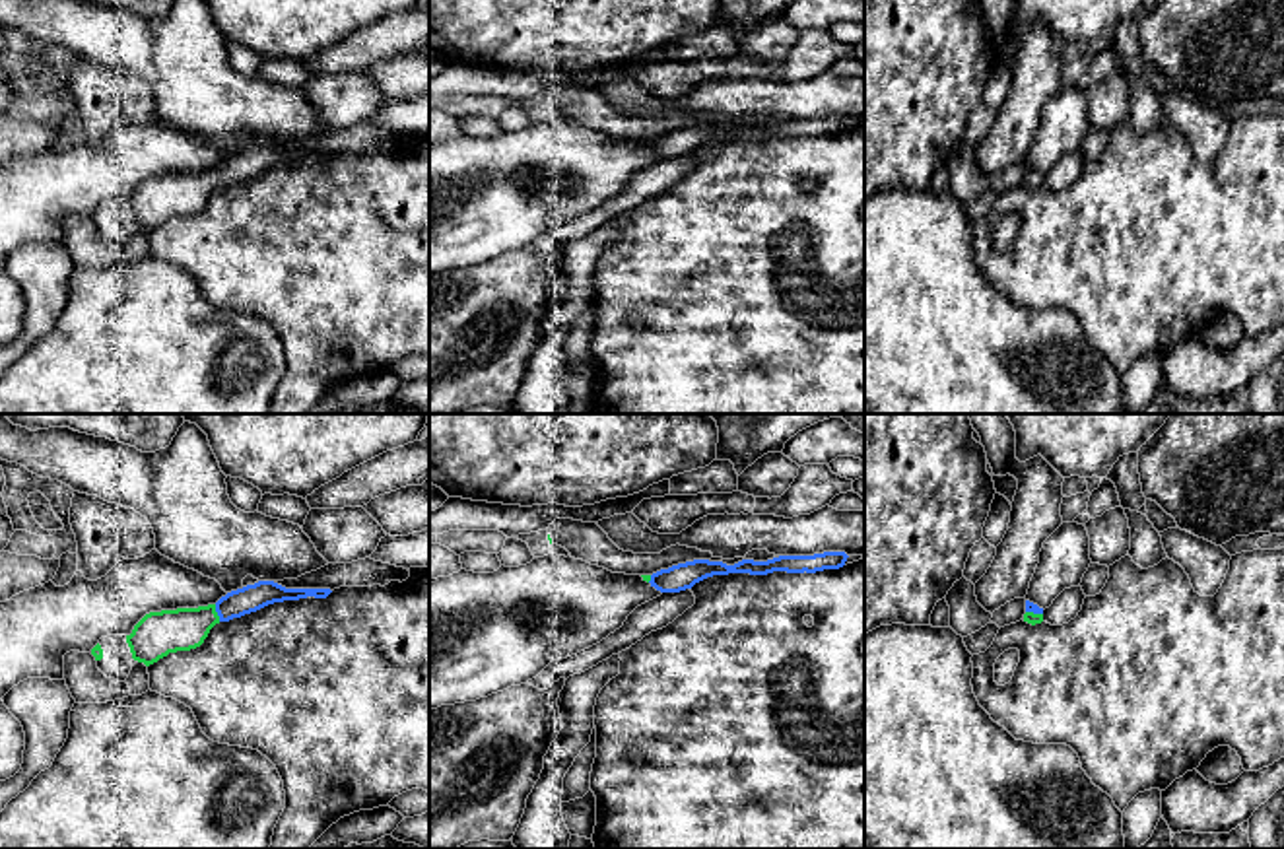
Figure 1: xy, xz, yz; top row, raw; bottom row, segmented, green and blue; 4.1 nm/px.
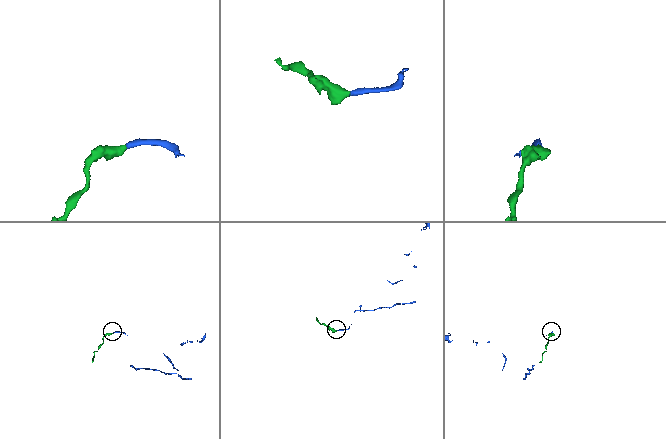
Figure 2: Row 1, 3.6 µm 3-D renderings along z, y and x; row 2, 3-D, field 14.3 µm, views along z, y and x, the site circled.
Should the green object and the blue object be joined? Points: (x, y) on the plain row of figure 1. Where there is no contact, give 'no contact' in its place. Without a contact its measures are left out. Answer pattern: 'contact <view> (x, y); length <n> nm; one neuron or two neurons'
contact xy (216, 177); length 80 nm; one neuron

